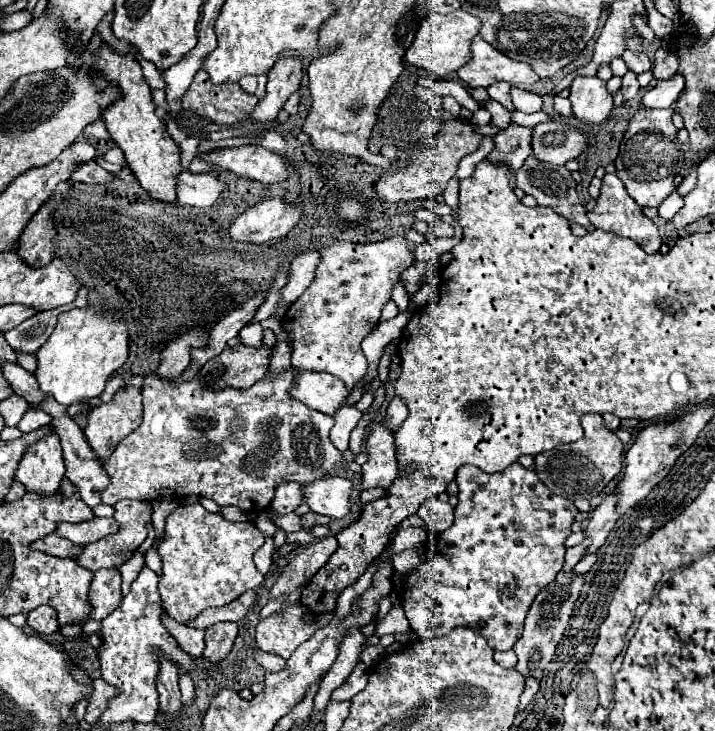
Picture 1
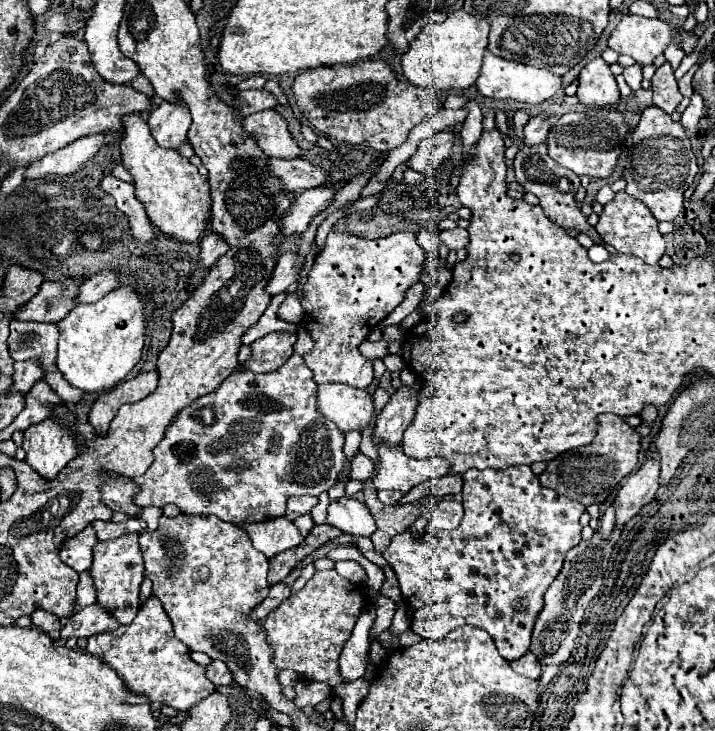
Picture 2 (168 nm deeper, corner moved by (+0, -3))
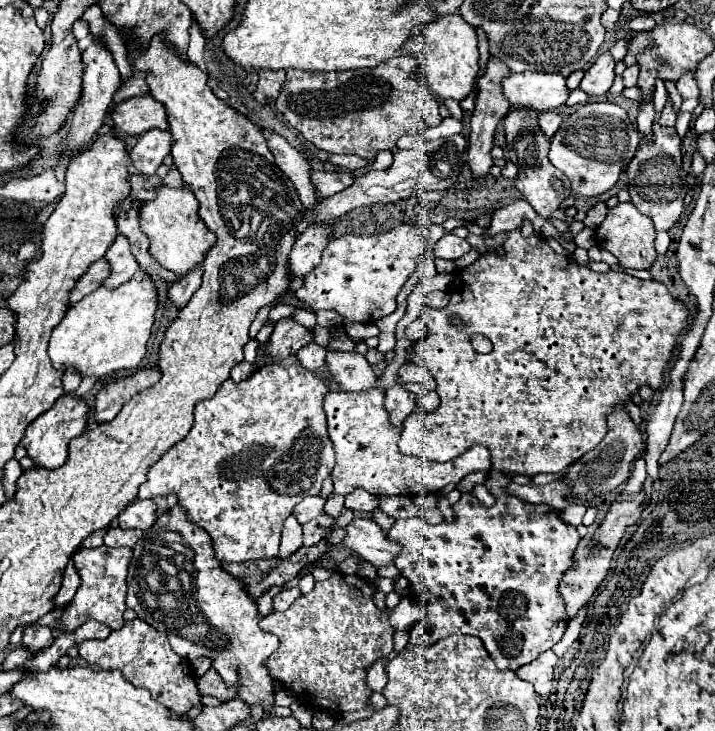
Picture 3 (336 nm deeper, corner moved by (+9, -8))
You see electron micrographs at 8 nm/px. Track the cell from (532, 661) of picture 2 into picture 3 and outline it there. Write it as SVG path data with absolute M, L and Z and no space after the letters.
M553 651L543 653L529 665L523 665L517 669L517 675L525 681L529 681L539 695L549 695L553 689L553 677L555 677L555 667L559 663L559 657Z

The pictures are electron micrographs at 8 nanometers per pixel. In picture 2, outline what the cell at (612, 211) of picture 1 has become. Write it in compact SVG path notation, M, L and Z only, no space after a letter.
M616 192L614 200L604 204L600 220L594 228L608 246L612 246L618 252L634 254L642 258L646 264L658 264L658 260L664 256L666 242L658 230L658 220L652 216L652 212L644 204L640 204L640 200L626 196L626 192Z

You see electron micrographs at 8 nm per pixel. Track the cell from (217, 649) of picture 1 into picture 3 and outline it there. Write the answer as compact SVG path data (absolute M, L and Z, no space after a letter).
M213 667L197 681L197 687L199 687L201 695L213 695L219 701L227 701L227 699L233 699L239 695L239 687L225 685L221 675Z

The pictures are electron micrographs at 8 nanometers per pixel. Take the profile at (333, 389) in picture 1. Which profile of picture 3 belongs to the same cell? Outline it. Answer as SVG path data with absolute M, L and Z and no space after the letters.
M371 387L365 391L331 391L325 397L325 413L327 413L327 433L333 443L337 463L333 469L333 493L349 495L353 489L361 487L371 495L405 495L419 497L427 493L439 493L449 483L459 483L463 477L475 471L491 469L491 453L487 447L473 445L467 453L447 461L427 461L427 457L411 457L399 453L397 441L401 435L401 427L393 427L389 421L389 413L383 405L385 391L379 387Z

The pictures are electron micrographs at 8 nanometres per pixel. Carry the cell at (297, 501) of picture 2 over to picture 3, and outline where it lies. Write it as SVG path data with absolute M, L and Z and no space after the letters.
M307 497L305 501L301 501L295 509L293 509L293 515L297 517L299 523L307 523L319 515L323 515L325 507L325 499L323 497Z

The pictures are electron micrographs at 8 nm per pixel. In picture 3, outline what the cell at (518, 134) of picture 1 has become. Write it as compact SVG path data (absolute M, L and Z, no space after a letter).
M553 111L543 113L543 115L539 117L539 125L541 125L545 137L553 137L555 131L559 129L561 121L563 121L563 115L559 115L559 113L553 113Z

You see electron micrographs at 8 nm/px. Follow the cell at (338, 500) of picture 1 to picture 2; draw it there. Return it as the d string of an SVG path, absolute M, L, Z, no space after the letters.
M342 496L340 500L332 500L328 504L328 524L340 528L342 532L360 536L370 536L376 528L366 504L352 496Z

